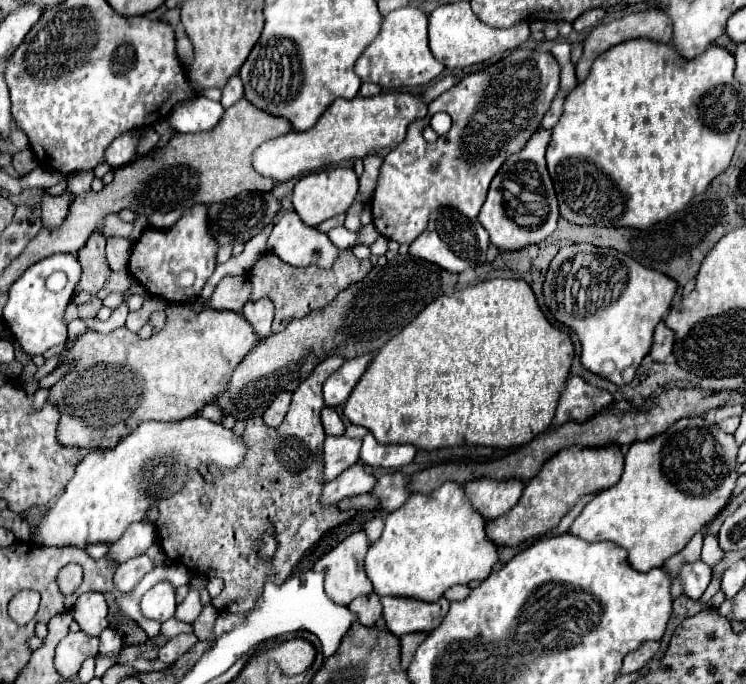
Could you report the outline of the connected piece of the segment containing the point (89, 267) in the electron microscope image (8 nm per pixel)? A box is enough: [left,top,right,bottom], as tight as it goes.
[73,232,109,304]

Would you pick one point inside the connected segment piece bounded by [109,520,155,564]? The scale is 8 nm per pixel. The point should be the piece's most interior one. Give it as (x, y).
(141, 535)

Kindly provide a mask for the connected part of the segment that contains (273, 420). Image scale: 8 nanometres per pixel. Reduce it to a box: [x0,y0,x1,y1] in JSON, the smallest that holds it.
[263,392,291,428]

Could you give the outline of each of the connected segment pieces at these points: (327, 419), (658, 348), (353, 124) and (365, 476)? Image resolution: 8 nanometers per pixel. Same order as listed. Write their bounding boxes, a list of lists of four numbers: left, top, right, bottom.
[[321,406,345,436],[651,322,675,362],[253,92,427,184],[321,462,377,504]]

